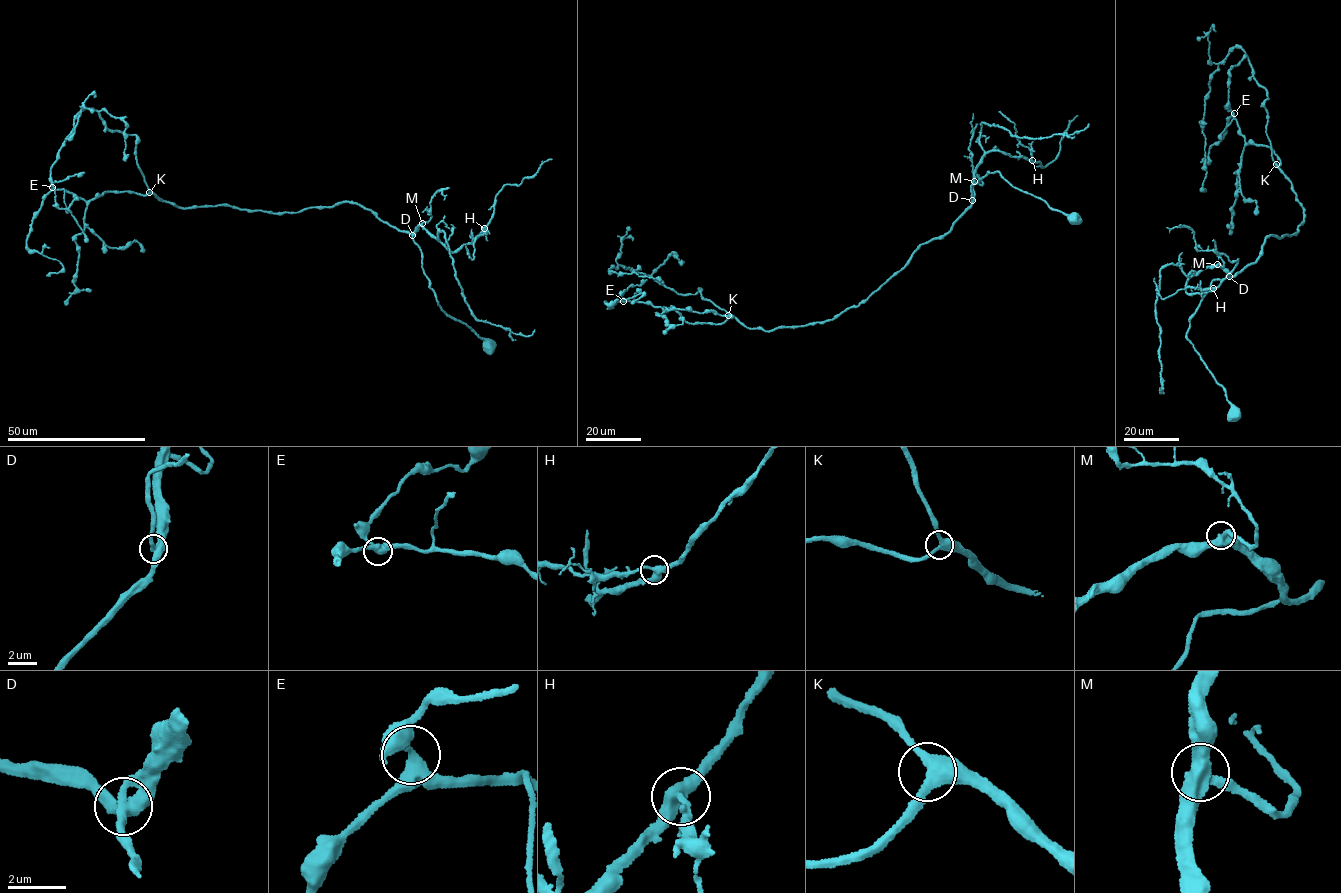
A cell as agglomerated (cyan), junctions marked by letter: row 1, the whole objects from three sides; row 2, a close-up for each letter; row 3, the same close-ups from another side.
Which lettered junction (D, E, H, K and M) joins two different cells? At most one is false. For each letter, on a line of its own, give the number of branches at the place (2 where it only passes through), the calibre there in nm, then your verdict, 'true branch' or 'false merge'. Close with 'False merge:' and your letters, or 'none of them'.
D: 3 branches meet; 400 nm thick; true branch
E: 3 branches meet; 320 nm thick; true branch
H: 3 branches meet; 360 nm thick; true branch
K: 3 branches meet; 440 nm thick; true branch
M: 3 branches meet; 400 nm thick; true branch
False merge: none of them

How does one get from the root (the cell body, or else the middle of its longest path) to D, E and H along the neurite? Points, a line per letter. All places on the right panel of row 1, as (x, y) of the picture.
D: (1234, 414), (1230, 413), (1226, 390), (1208, 370), (1187, 335), (1189, 319), (1213, 280), (1229, 276)
E: (1234, 414), (1189, 319), (1213, 280), (1304, 216), (1234, 113)
H: (1234, 414), (1187, 338), (1213, 280), (1229, 276), (1206, 267), (1187, 282), (1189, 294), (1213, 288)

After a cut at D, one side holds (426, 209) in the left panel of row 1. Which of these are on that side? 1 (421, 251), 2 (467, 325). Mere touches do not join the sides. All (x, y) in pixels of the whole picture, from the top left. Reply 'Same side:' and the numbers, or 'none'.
Same side: none

